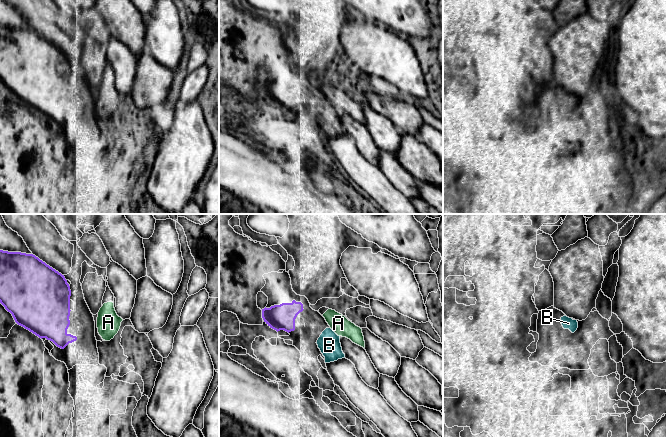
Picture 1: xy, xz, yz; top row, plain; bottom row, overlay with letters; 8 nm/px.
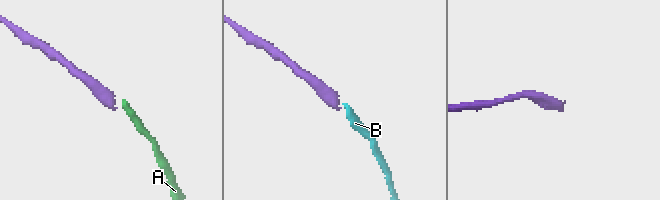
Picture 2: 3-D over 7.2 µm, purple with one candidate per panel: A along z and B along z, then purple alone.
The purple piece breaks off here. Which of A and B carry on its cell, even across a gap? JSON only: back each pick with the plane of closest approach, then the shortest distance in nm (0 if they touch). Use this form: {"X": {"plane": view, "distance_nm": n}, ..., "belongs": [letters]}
{"B": {"plane": "xz", "distance_nm": 200}, "belongs": ["B"]}

